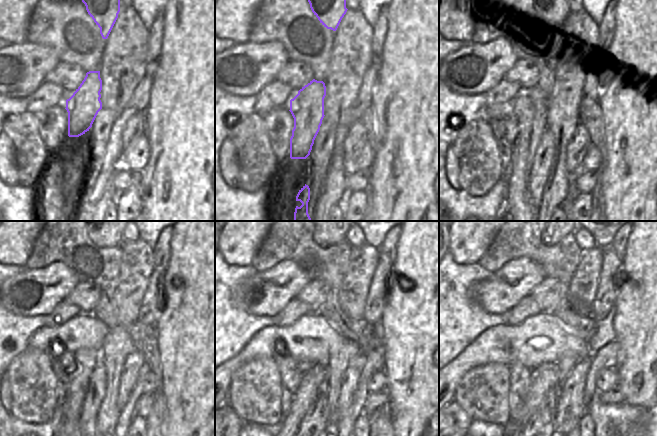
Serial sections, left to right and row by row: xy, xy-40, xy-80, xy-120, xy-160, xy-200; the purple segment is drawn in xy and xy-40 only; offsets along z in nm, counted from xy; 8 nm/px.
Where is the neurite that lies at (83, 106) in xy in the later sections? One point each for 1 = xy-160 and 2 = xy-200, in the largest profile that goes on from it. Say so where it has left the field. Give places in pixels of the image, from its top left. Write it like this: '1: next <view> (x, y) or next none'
1: next xy-160 (305, 391)
2: next xy-200 (534, 373)

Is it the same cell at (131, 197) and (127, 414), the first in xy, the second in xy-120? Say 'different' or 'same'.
different

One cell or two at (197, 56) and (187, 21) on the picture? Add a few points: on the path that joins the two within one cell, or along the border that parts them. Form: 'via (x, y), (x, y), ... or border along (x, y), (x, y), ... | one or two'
via (197, 47), (196, 30) | one

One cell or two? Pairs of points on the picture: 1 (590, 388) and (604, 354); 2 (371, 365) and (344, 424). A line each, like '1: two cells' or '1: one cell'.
1: one cell
2: one cell

